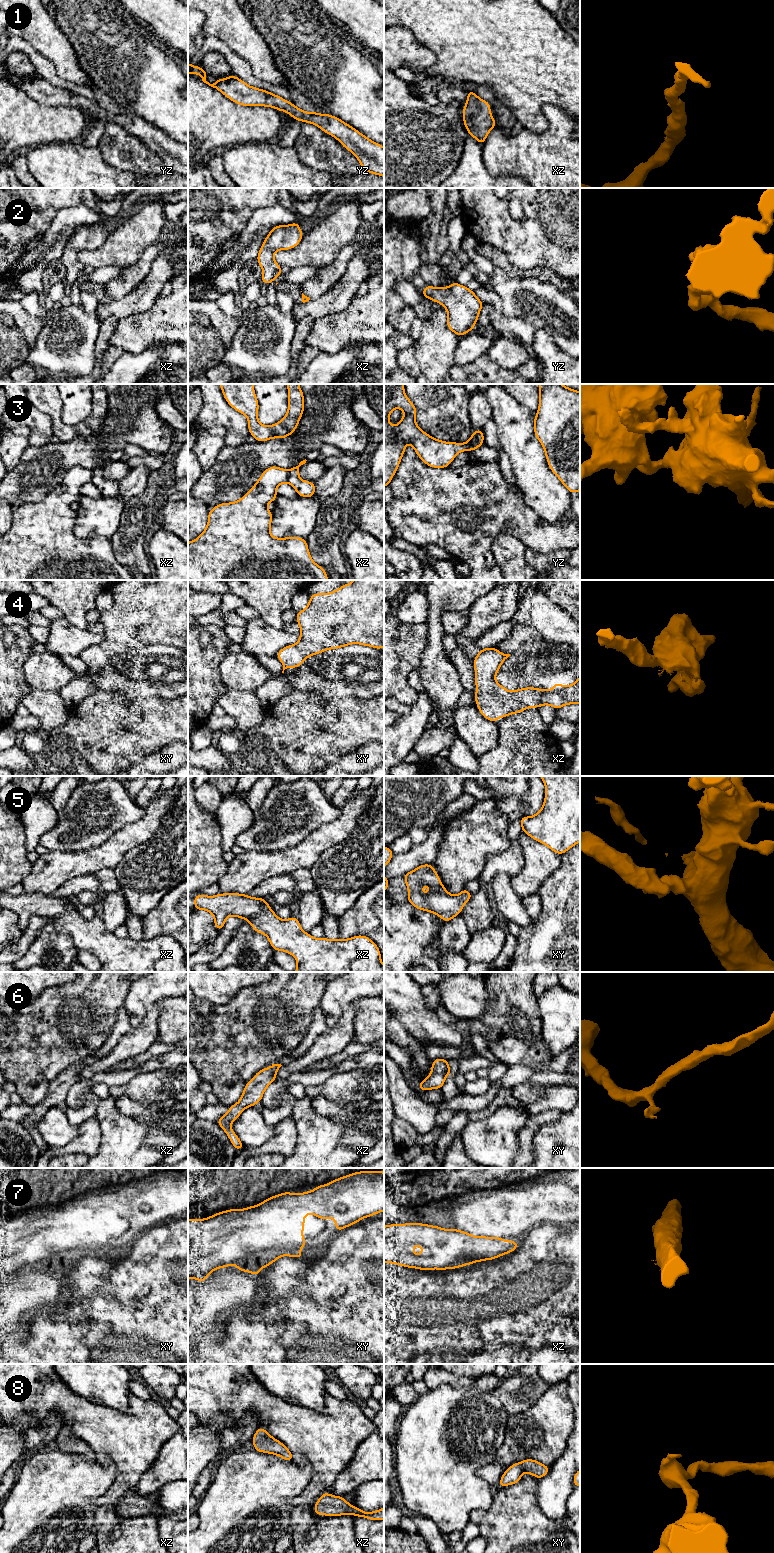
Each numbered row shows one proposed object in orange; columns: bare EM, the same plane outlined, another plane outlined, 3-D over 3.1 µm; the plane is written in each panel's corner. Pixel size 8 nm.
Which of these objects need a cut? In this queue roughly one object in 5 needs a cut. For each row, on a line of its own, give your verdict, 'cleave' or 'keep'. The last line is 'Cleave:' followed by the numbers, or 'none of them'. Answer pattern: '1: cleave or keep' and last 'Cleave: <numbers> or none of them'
1: keep
2: keep
3: cleave
4: keep
5: keep
6: keep
7: keep
8: keep
Cleave: 3

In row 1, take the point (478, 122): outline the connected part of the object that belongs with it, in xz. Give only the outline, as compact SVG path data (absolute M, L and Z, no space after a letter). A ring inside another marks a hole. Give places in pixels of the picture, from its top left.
M467 90L466 106L463 108L463 123L467 133L474 137L480 145L483 145L491 129L497 123L494 120L489 102L479 98L475 92Z

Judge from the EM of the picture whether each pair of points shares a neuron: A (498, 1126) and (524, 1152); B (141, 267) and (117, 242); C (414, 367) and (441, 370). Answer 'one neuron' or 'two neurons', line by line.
A: two neurons
B: two neurons
C: two neurons

